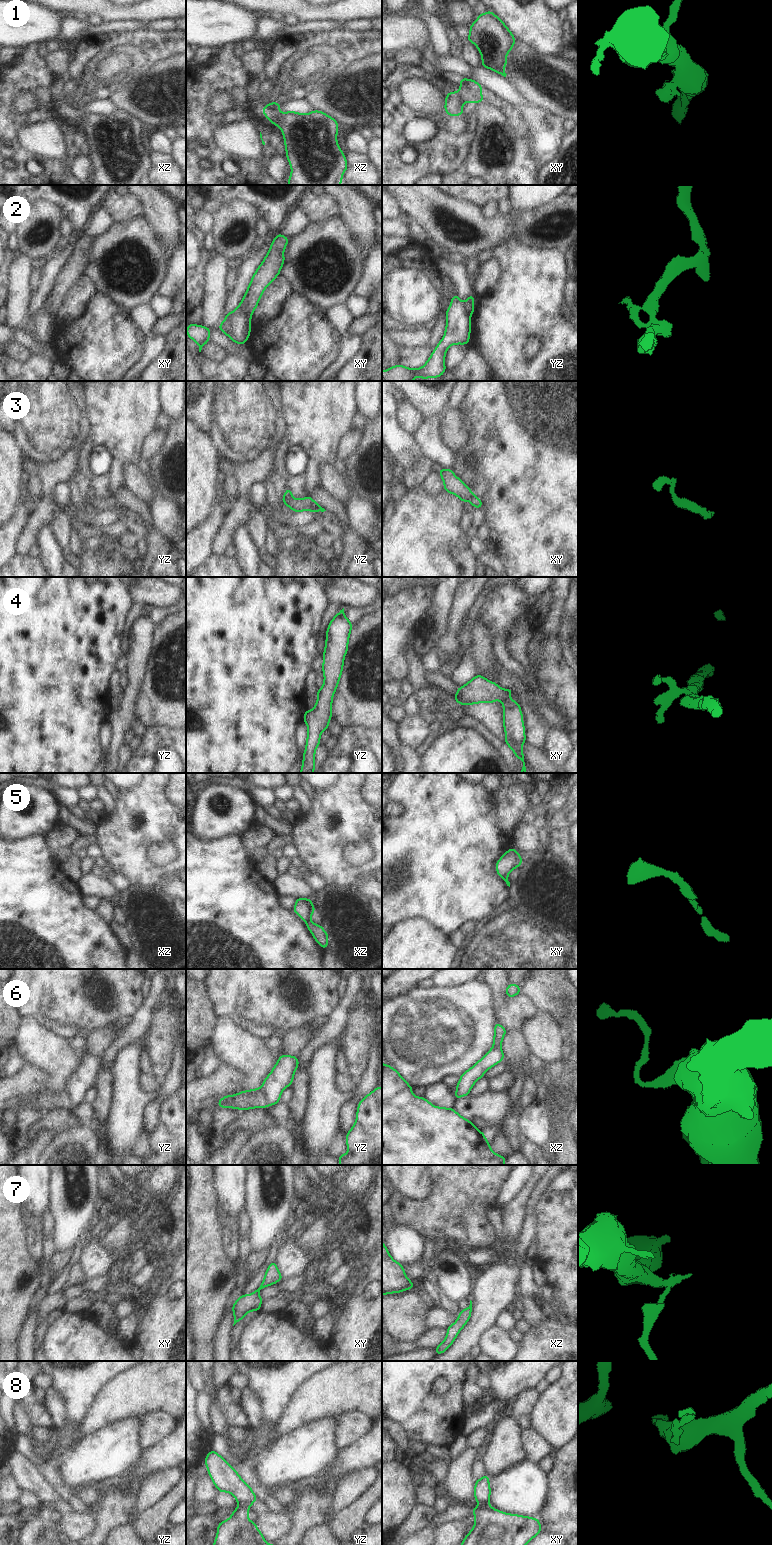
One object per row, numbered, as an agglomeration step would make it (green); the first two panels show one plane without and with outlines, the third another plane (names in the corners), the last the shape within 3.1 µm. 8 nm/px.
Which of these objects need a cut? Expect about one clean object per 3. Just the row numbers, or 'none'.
1, 2, 3, 4, 5, 6, 8

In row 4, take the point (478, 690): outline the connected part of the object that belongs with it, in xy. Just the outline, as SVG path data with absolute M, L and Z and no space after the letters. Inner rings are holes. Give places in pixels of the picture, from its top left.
M476 675L463 687L458 687L455 695L456 703L460 703L461 705L471 705L475 703L493 703L495 700L503 701L506 698L506 689L500 688L497 683L491 682L481 675Z

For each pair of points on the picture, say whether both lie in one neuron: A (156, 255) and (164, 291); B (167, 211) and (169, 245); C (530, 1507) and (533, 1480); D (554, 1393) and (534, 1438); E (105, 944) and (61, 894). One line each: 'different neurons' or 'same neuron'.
A: different neurons
B: same neuron
C: same neuron
D: different neurons
E: same neuron

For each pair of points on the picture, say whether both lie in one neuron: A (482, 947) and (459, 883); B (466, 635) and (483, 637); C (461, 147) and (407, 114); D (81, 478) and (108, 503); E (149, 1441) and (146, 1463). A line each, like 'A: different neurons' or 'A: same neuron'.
A: different neurons
B: different neurons
C: same neuron
D: same neuron
E: different neurons

